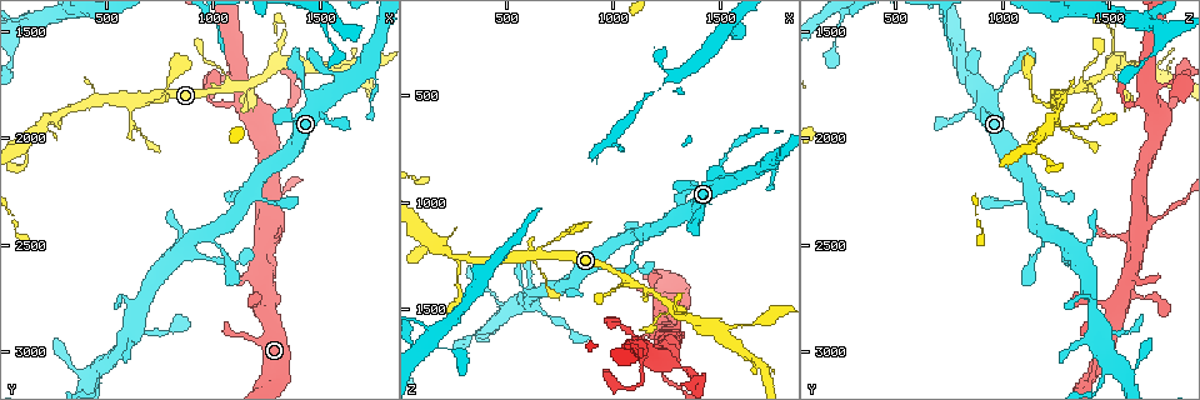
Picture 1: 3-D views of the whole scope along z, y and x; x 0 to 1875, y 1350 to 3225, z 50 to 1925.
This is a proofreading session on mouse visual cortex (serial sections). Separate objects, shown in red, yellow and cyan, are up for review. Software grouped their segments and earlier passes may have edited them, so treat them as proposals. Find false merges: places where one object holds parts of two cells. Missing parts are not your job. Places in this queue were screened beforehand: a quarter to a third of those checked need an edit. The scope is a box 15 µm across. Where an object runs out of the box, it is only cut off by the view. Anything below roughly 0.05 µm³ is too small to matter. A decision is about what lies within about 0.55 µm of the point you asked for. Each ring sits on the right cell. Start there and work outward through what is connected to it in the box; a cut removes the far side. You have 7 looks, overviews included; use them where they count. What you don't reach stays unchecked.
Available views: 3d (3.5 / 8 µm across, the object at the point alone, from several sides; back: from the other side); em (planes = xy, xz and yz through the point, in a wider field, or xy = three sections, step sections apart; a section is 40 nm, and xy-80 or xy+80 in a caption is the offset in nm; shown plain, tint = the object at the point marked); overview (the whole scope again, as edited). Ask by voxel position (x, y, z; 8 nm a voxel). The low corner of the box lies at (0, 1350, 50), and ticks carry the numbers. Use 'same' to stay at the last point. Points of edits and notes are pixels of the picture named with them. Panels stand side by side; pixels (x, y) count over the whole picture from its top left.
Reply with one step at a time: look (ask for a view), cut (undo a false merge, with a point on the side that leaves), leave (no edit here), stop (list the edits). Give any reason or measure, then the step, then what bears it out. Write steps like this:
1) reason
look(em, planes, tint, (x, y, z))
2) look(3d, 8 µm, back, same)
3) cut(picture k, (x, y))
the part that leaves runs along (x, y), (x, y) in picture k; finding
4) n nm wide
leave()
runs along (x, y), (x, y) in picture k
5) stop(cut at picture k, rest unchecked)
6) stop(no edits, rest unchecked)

abrupt turn
look(em, xy, step 3, tint, (1080, 1770, 1360))

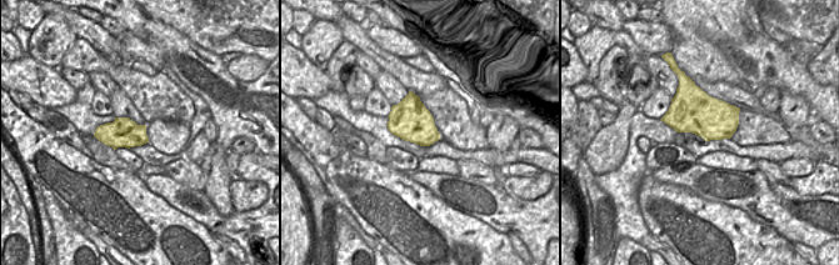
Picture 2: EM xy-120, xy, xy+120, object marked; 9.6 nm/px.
look(3d, 3.5 µm, same)

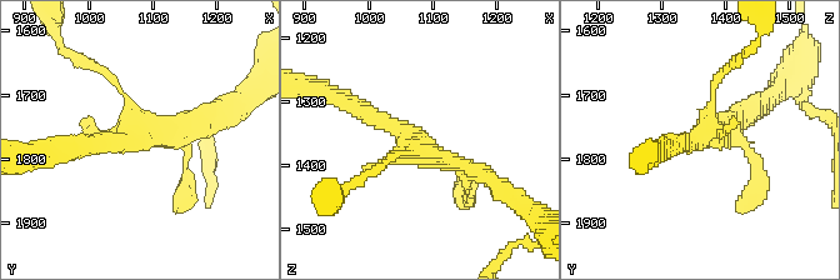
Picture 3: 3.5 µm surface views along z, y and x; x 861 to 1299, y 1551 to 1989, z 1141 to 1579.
leave()
runs along (349, 103), (429, 154), (490, 180) in picture 3; one cell here

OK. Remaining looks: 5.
abrupt turn
look(3d, 8 µm, (1280, 1670, 1510))

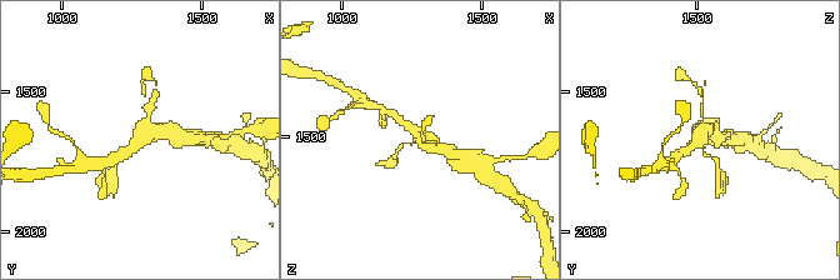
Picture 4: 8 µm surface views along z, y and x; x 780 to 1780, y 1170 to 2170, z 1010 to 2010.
4 arms; arms of 100, 150, 250, 400 nm
look(em, xy, step 3, tint, (1280, 1660, 1510))

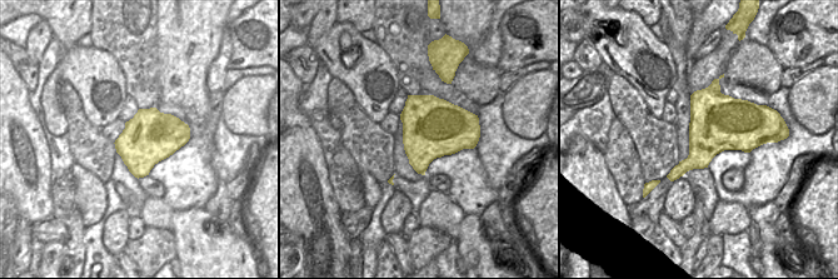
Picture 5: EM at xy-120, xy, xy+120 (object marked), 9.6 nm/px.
600 nm wide
leave()
runs along (396, 116), (423, 140), (450, 153) in picture 4; all the same cell

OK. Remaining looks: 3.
four or more arms meet
look(3d, 3.5 µm, (660, 1820, 1250))

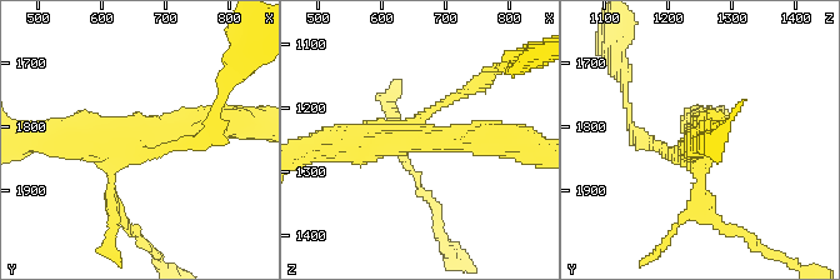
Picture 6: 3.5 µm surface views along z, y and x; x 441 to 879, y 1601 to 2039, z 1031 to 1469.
arms of 100, 200, 350, 400 nm
leave()
runs along (214, 121), (134, 140), (45, 140) in picture 6; all the same cell

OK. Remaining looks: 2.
stop(no edits, rest unchecked)

